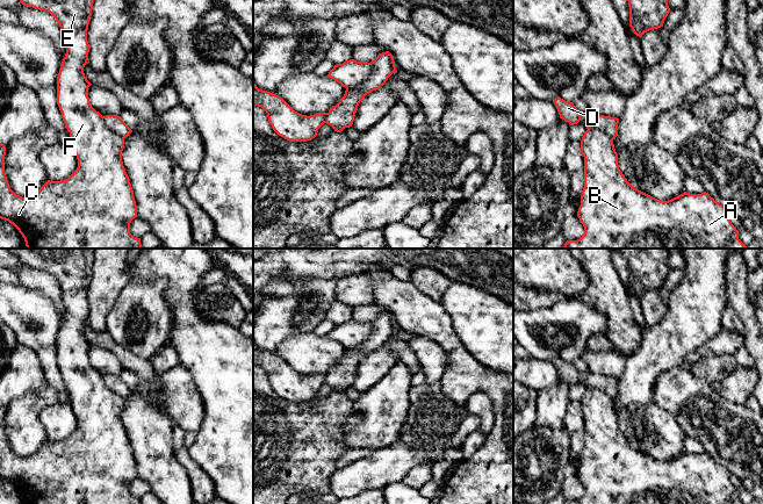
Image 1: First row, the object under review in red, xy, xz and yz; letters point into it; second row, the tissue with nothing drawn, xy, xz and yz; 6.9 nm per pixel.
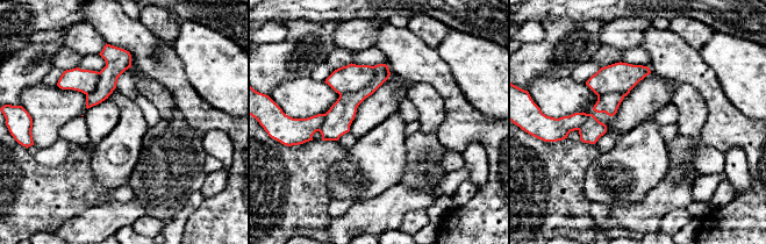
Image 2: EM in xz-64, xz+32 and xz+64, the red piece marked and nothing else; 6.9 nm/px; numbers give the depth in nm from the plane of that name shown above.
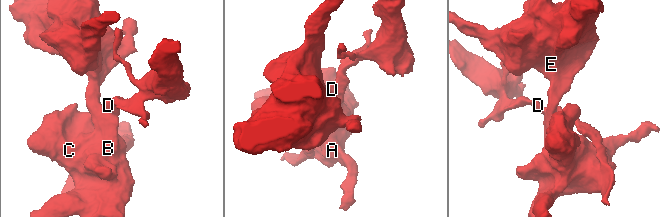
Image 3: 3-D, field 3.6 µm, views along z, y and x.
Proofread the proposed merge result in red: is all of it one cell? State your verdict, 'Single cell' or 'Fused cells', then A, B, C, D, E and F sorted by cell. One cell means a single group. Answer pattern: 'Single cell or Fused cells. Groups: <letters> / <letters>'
Fused cells. Groups: A B C E F / D

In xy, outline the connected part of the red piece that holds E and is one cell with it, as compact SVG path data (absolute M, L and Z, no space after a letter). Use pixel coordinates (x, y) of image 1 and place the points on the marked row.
M20 0L20 2L50 13L60 27L66 53L57 78L57 105L70 132L71 146L77 156L78 167L67 179L48 180L39 190L22 197L9 187L5 173L6 146L0 143L0 218L8 221L19 230L24 238L27 249L143 249L141 238L130 233L130 223L137 217L137 206L130 179L122 163L124 138L105 124L103 116L92 107L88 98L88 87L92 84L85 77L84 67L88 60L87 30L94 0Z

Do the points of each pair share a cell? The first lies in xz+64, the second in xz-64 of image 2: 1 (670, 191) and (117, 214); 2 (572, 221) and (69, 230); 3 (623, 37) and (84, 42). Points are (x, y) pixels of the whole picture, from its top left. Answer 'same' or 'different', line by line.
1: same
2: different
3: same

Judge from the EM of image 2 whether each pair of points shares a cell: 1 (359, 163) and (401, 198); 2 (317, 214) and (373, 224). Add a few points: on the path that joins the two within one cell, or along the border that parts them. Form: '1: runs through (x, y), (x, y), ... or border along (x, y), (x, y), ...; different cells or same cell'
1: border along (398, 182), (380, 194), (365, 200); different cells
2: border along (333, 217), (328, 231); different cells

